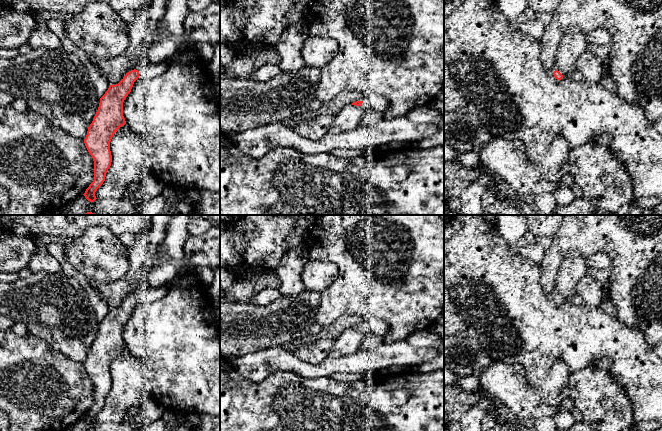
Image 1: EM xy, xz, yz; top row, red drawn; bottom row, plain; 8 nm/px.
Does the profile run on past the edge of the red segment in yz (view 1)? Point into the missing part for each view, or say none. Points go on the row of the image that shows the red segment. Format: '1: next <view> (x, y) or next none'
1: next none

